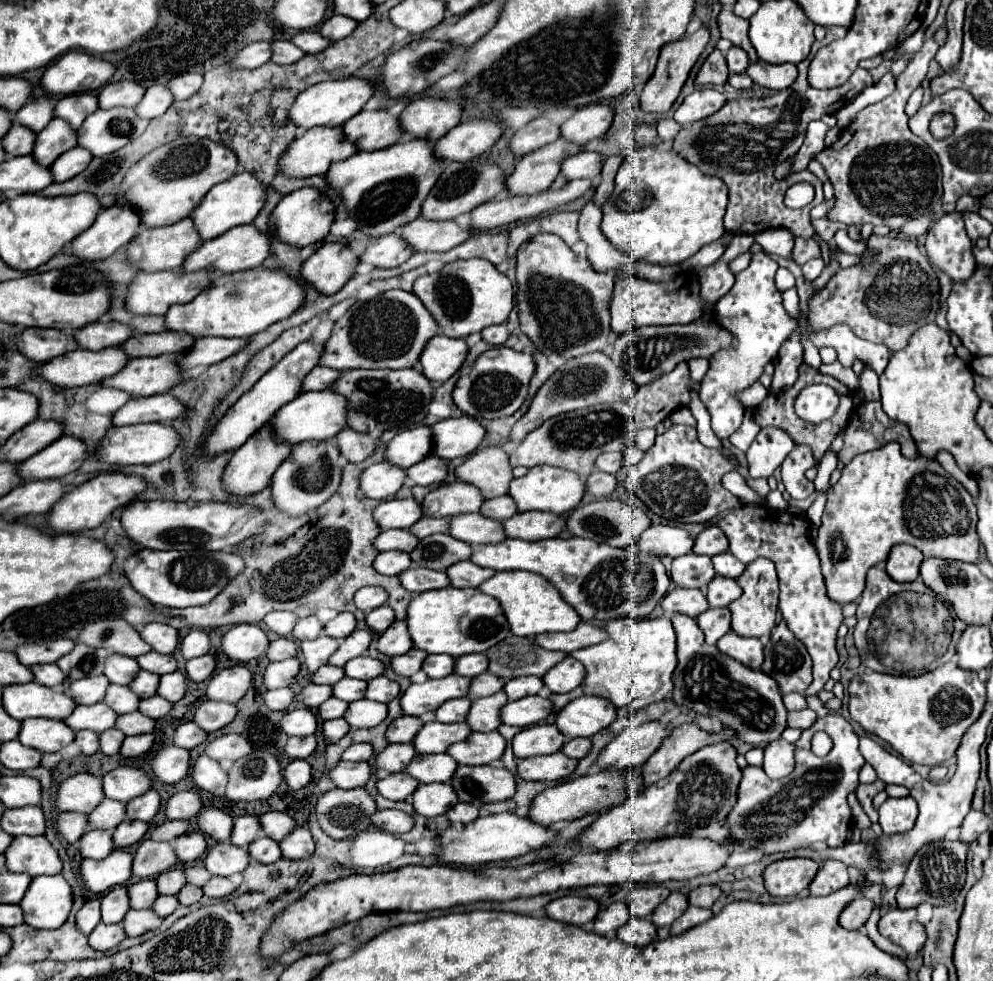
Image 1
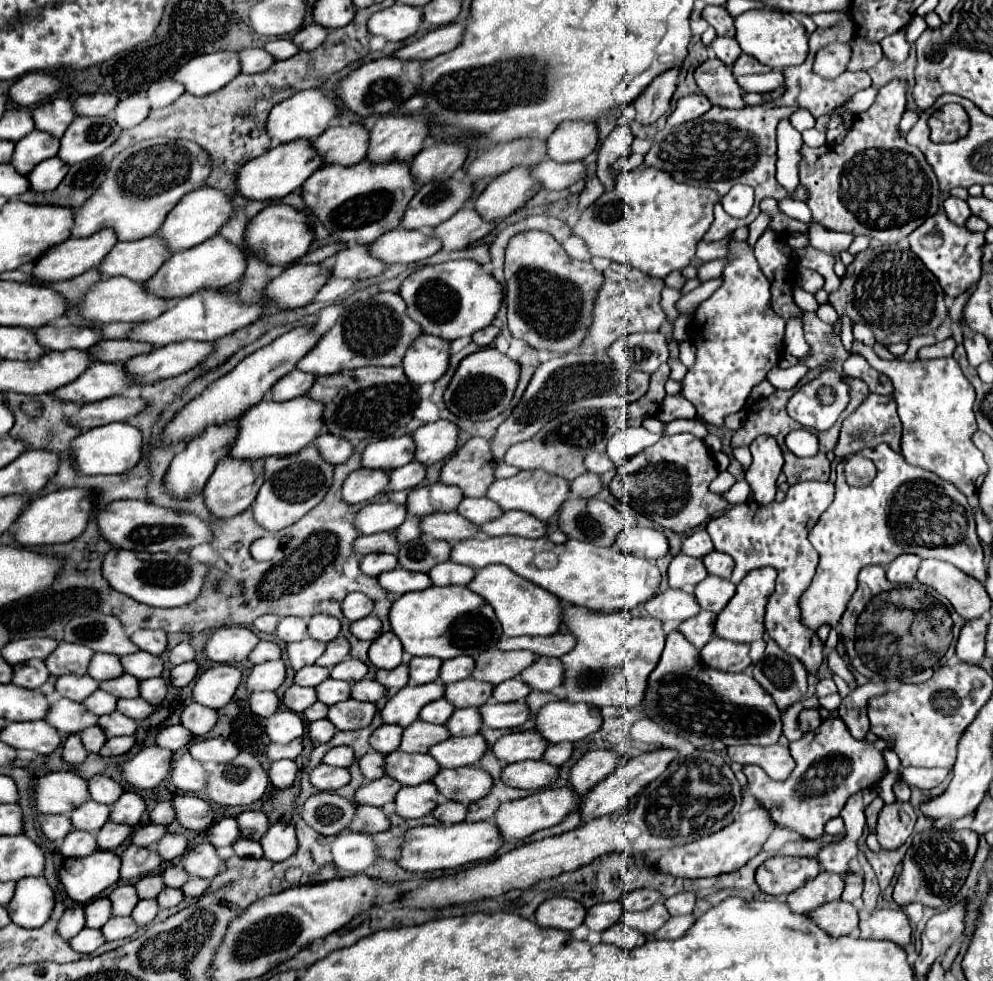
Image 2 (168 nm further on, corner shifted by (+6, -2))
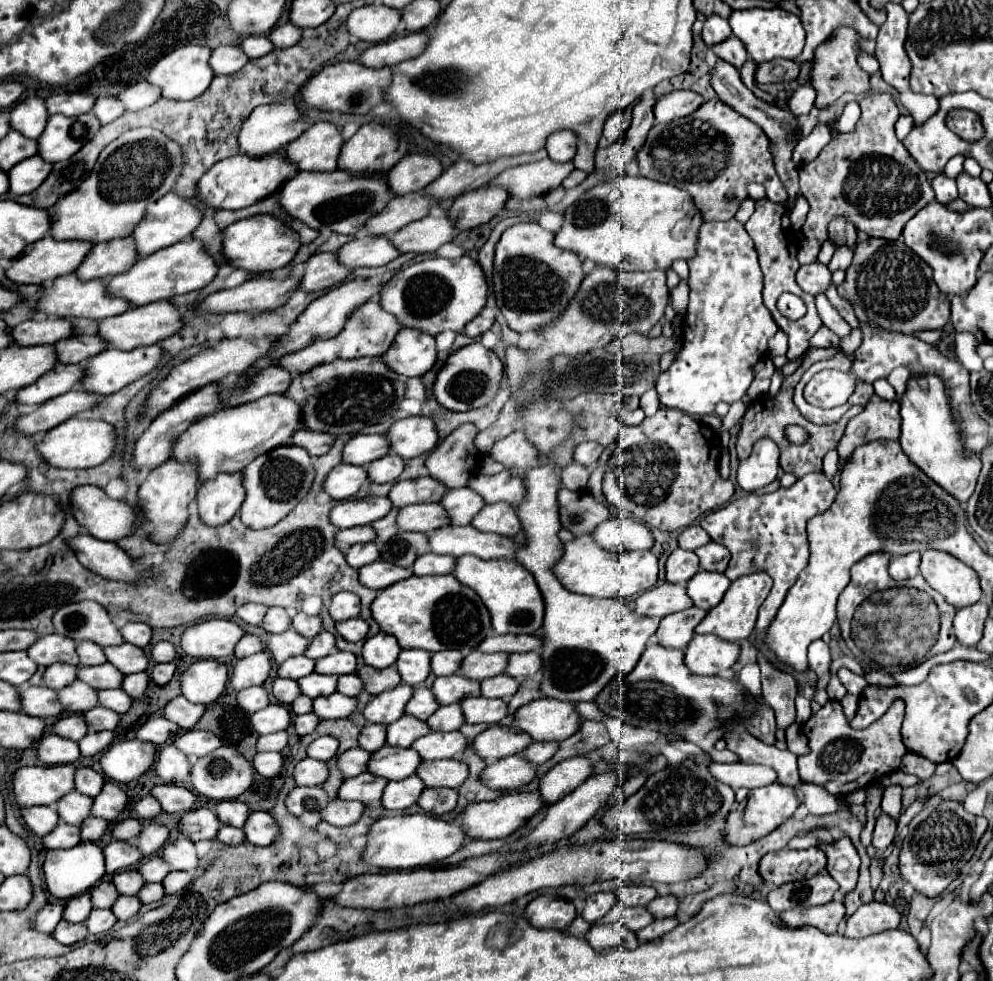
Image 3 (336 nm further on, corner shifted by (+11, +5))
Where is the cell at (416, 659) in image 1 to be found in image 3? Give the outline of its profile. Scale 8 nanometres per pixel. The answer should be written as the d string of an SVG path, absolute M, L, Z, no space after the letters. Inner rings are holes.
M370 665L362 667L358 671L360 679L364 681L364 689L370 693L370 695L378 695L382 691L388 691L388 689L394 689L402 679L398 675L398 671L394 667L386 667L386 669L374 669Z

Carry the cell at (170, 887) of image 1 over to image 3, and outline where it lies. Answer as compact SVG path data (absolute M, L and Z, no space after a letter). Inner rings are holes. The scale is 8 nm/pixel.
M128 869L128 871L116 873L112 877L112 883L120 895L136 895L138 889L144 885L144 879L136 869Z

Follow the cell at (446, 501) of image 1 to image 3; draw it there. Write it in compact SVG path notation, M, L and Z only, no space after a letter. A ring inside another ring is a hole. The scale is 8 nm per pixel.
M420 477L420 479L410 479L410 481L398 481L390 489L388 499L392 501L394 507L400 509L414 503L440 501L444 493L446 493L446 487L442 483L438 483L432 477Z

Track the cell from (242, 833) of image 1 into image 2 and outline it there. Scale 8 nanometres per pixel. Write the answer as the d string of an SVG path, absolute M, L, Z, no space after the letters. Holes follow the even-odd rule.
M223 818L219 820L217 824L213 824L209 830L207 830L207 840L215 846L215 848L221 848L221 846L233 846L235 840L241 836L239 832L239 822L235 818Z

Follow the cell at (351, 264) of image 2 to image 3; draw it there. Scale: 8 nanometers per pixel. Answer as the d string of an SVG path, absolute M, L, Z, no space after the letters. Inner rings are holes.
M316 253L306 261L306 269L300 279L298 289L304 289L308 293L330 289L342 283L348 277L348 273L350 269L342 267L336 261L334 253Z

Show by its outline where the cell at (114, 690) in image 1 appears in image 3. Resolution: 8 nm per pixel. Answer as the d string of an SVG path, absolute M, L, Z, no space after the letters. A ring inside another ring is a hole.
M74 681L62 687L58 691L58 701L64 707L64 711L72 711L72 713L86 713L98 705L96 691L82 681Z

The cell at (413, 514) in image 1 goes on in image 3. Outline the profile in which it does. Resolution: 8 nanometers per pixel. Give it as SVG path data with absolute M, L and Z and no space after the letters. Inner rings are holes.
M364 497L338 501L330 511L330 523L338 529L348 529L356 525L370 525L382 519L392 509L388 497Z

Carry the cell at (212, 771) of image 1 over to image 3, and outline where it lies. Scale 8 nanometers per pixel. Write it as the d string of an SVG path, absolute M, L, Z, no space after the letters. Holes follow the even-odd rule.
M166 745L158 751L154 759L154 771L164 783L188 783L190 777L190 763L184 753L180 753L174 745Z

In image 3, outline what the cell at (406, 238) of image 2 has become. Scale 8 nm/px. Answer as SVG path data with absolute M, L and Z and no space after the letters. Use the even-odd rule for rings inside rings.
M364 235L338 249L336 259L348 269L356 267L380 267L396 259L400 253L384 235Z

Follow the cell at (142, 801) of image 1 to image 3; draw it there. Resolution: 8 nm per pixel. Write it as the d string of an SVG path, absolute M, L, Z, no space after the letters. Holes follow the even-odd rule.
M106 781L100 795L94 797L90 815L106 819L106 821L114 821L120 815L120 811L126 807L126 801L128 801L126 793L116 783Z

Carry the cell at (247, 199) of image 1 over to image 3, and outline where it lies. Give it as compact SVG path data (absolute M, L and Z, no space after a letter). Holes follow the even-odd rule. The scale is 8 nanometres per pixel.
M170 191L168 195L154 201L154 205L148 205L148 209L144 213L144 221L140 221L134 227L132 237L136 241L138 255L146 257L150 253L156 253L158 249L164 249L166 245L174 245L174 243L190 237L192 231L198 227L200 219L202 219L202 213L196 207L192 207L192 203L188 199L182 199Z

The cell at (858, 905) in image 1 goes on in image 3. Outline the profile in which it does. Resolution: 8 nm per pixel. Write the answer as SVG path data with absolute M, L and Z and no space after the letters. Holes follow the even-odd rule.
M830 901L822 907L810 907L810 909L790 909L782 911L778 917L788 927L802 927L812 925L824 933L836 933L838 923L844 919L844 903L842 901Z

